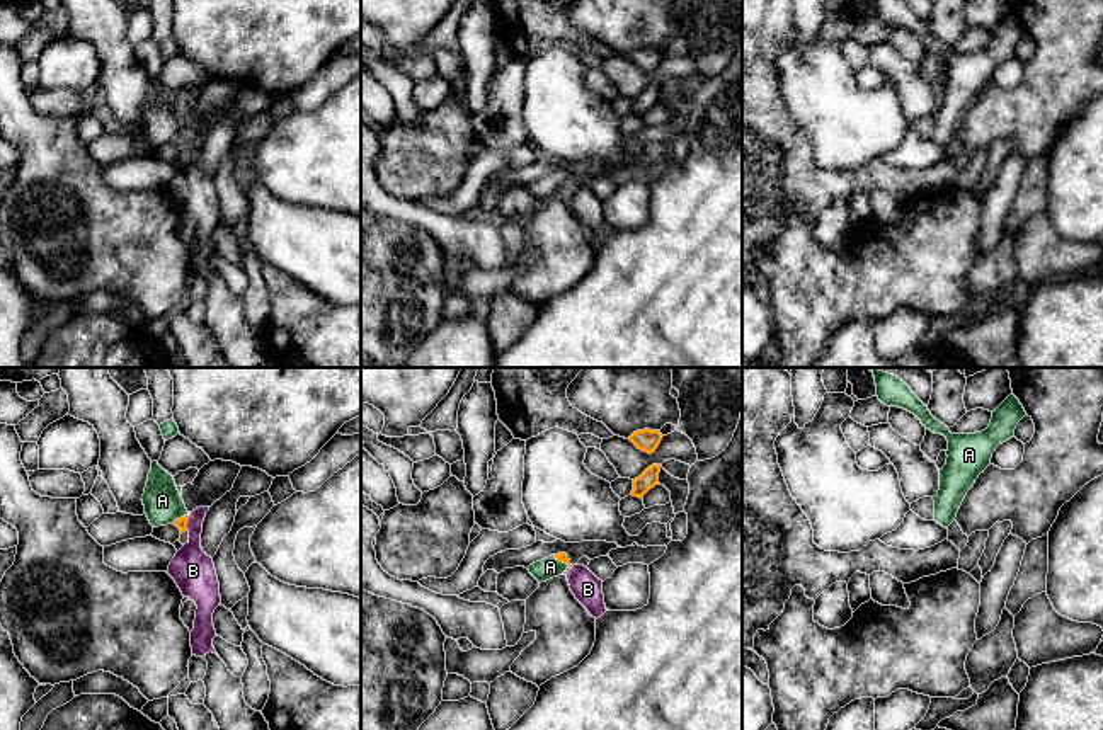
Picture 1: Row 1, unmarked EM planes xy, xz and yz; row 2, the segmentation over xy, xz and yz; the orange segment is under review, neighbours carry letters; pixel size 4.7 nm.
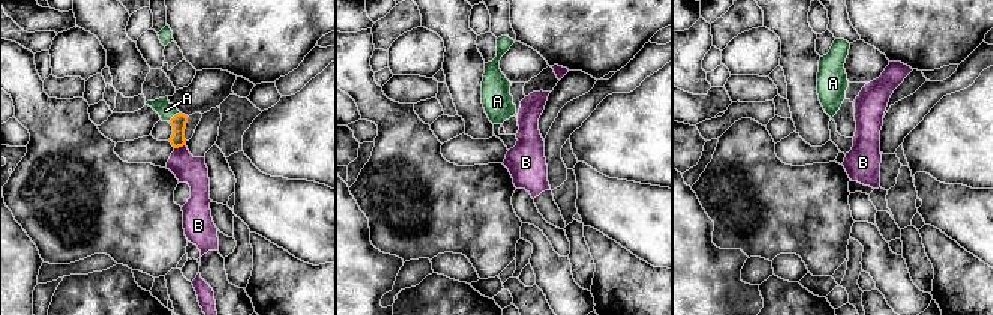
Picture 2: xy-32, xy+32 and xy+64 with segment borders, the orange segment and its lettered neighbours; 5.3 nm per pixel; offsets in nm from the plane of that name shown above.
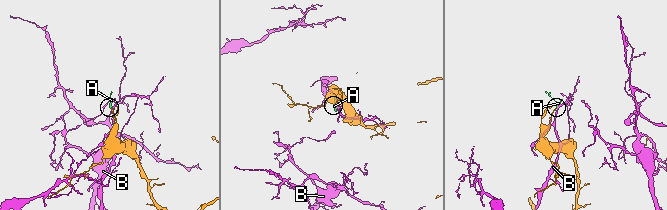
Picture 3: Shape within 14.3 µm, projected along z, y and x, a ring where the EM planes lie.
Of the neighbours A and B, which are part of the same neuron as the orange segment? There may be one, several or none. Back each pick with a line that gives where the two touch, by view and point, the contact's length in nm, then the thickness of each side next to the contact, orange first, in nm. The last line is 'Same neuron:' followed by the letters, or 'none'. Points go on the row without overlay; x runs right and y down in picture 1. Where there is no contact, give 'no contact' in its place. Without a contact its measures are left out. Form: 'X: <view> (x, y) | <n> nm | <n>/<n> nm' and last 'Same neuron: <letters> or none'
A: xz (562, 179) | 100 nm | 50/100 nm
Same neuron: A

